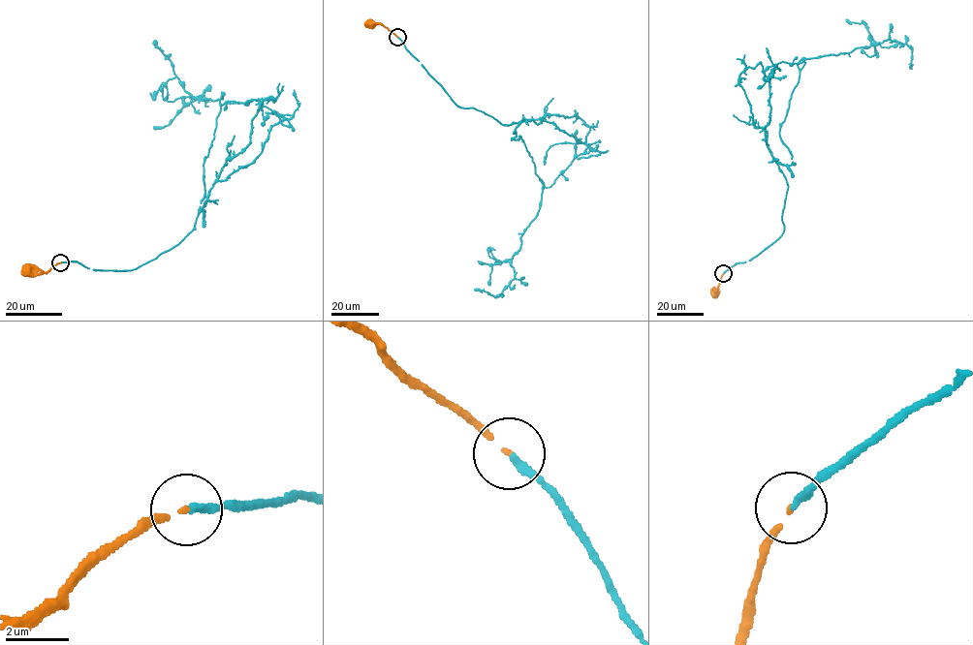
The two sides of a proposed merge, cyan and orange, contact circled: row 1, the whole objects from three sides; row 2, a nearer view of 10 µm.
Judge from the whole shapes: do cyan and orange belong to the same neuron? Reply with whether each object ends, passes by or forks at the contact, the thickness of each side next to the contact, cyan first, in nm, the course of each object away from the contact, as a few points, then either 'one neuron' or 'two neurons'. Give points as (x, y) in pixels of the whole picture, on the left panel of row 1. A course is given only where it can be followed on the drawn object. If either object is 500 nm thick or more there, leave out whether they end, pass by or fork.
cyan ends | orange ends | 240/130 nm | cyan via (61, 262), (118, 271), (156, 259), (284, 118), (256, 100), (191, 96), (153, 126) | orange via (61, 262), (41, 273), (28, 269) | one neuron

